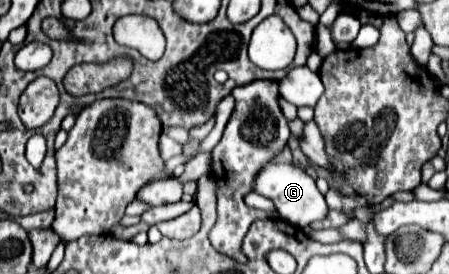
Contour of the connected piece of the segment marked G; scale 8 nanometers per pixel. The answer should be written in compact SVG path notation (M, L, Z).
M269 161L255 177L255 185L253 191L271 199L275 209L279 211L281 219L295 225L295 227L307 227L313 221L319 221L327 215L329 207L325 203L325 197L319 193L319 189L315 187L315 181L299 167L295 167L293 163L275 163Z

